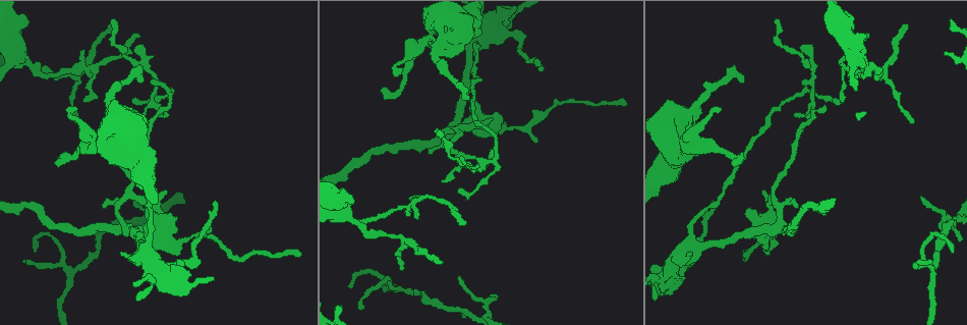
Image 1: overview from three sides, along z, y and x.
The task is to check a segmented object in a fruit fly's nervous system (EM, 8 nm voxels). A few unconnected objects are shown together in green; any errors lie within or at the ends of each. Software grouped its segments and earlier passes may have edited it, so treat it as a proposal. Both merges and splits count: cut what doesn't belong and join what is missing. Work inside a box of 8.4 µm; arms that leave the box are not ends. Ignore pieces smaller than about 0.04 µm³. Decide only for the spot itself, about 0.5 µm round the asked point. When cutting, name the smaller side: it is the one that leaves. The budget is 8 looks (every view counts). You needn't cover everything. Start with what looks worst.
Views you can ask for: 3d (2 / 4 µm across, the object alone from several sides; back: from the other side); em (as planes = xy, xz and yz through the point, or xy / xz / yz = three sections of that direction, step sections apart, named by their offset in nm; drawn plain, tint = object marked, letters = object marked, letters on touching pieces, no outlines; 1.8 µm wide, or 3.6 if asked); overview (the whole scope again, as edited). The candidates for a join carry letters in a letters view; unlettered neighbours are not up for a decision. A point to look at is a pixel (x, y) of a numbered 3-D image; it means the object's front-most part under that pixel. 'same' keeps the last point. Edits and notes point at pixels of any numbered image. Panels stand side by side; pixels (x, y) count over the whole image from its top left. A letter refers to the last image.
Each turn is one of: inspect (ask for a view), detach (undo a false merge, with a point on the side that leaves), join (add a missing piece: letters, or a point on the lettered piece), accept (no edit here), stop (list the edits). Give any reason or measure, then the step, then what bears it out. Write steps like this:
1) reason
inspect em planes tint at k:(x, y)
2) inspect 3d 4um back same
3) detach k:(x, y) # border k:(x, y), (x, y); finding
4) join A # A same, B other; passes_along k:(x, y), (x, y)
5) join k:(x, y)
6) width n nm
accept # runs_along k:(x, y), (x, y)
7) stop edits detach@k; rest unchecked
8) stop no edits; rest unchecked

an open end
inspect em yz step 4 letters at 1:(733, 163)

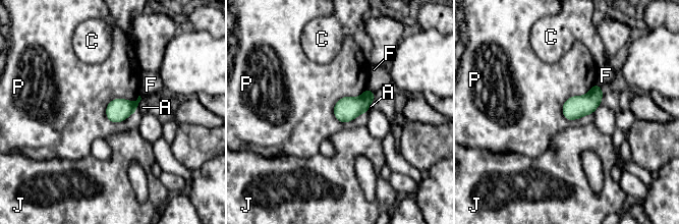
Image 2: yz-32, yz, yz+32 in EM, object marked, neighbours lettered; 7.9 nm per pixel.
cut it another way
inspect em xy step 4 letters same

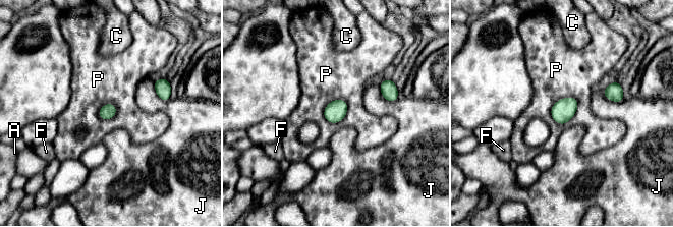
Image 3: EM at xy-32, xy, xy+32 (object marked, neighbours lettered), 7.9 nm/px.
width 120 nm; longest_contact P 260 nm
accept # A other, C other, F other, J other, P other; no lettered piece goes on from it

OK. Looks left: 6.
two arms at a narrow angle
inspect 3d 2um at 1:(354, 224)

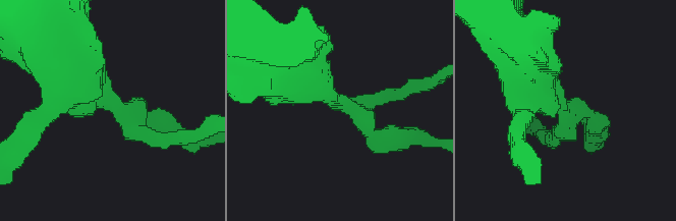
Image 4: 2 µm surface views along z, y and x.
arms 3; now the EM
inspect em xz step 4 tint at 4:(561, 107)

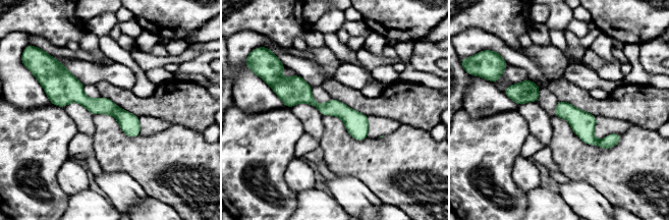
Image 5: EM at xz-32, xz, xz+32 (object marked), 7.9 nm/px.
inspect em planes letters same

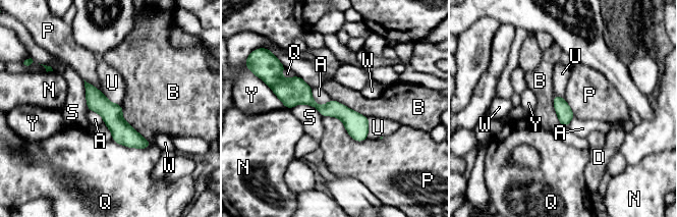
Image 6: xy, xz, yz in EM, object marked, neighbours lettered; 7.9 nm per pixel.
width 120 nm
accept # A other, B other, D other, N other, P other, Q other, S other, U other, W other, Y other; border 6:(323, 115), (367, 139); continuous, no second cell

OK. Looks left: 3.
tapers out
inspect em 3.6um planes plain at 1:(467, 96)

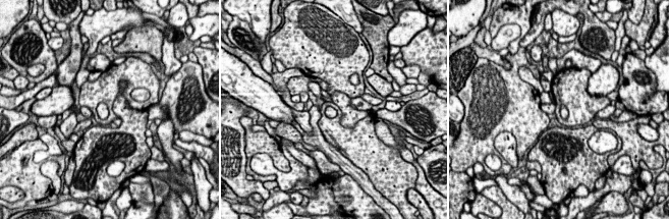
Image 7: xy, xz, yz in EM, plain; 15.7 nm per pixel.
inspect em 3.6um planes letters same

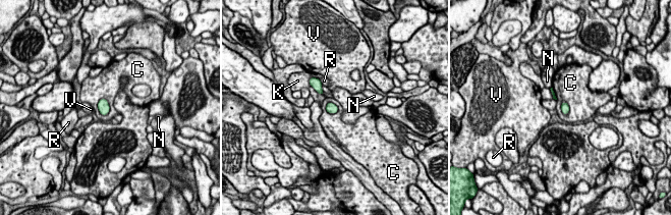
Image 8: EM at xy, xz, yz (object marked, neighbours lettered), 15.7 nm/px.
longest_contact C 300 nm
accept # C other, K other, N other, R other, V other; border 8:(101, 98), (98, 110), (105, 115); no lettered piece goes on from it

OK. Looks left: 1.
stop no edits; rest unchecked

